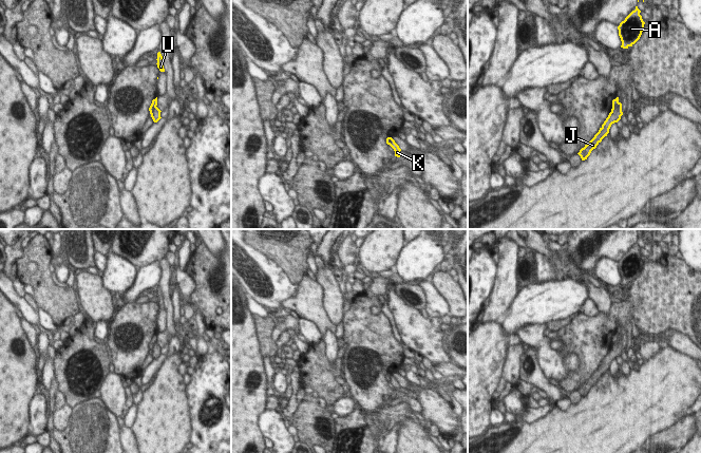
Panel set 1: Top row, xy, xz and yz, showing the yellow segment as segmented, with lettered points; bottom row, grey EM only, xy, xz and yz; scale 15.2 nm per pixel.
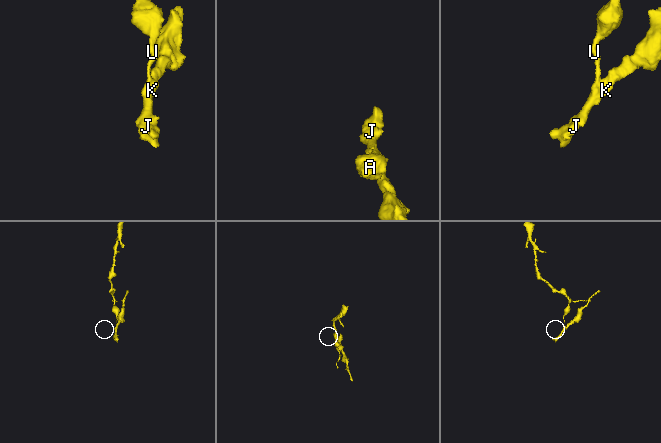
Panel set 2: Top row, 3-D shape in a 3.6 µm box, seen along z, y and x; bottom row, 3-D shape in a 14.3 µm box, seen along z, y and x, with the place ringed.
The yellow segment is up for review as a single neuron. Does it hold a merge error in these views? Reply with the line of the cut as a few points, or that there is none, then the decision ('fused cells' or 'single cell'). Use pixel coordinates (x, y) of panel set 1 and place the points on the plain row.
cut in xy along (155, 342), (151, 352); fused cells

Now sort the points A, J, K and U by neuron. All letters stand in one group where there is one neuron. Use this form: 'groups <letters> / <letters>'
groups A U / J K

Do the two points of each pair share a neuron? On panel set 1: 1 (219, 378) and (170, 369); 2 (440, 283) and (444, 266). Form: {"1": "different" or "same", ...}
{"1": "different", "2": "different"}

